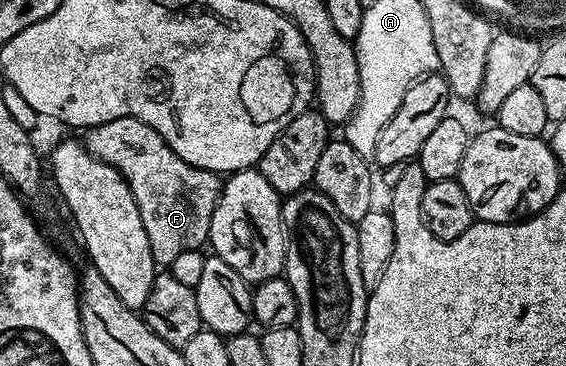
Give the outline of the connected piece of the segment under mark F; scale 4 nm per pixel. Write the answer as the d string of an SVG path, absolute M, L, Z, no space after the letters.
M138 117L92 125L85 130L84 144L91 155L116 167L128 183L159 266L168 267L176 255L207 244L212 211L222 193L223 178L219 174L184 163L156 130Z

